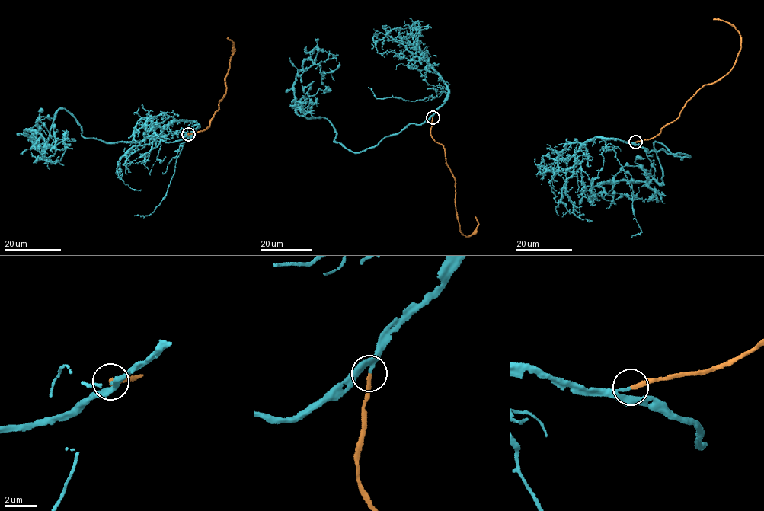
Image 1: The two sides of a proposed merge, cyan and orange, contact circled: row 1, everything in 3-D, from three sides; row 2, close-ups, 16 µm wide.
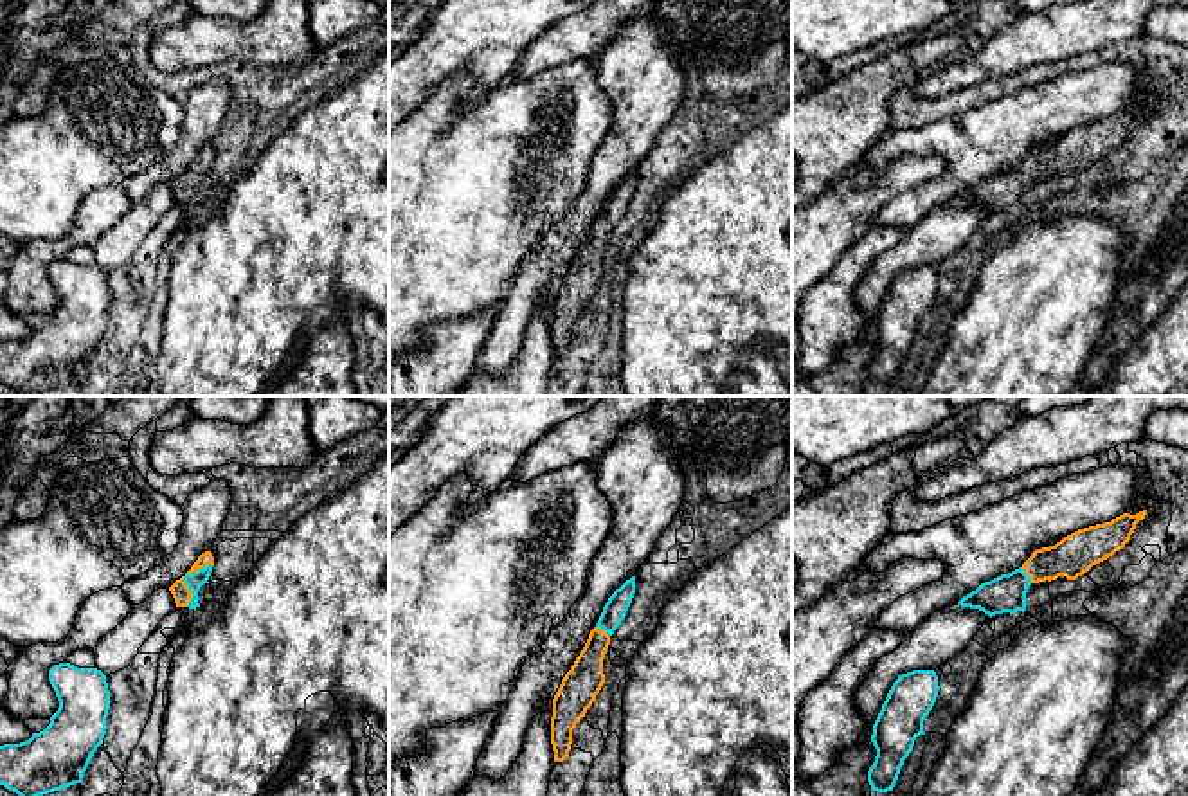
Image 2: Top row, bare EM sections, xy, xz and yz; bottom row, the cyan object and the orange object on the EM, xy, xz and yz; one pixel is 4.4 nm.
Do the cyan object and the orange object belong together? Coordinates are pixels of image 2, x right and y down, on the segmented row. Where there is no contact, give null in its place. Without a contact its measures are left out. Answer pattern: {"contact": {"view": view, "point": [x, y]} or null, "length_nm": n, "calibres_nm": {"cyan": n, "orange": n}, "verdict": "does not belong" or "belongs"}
{"contact": {"view": "xy", "point": [184, 577]}, "length_nm": 220, "calibres_nm": {"cyan": 70, "orange": 80}, "verdict": "belongs"}

